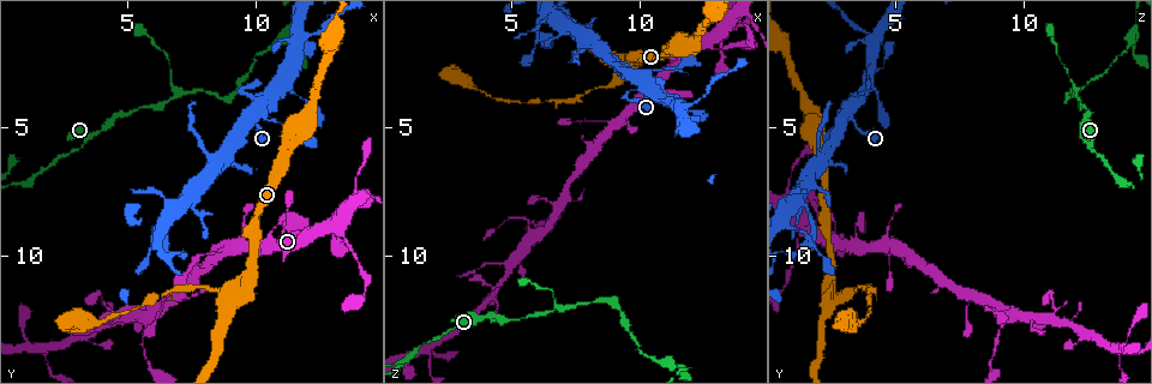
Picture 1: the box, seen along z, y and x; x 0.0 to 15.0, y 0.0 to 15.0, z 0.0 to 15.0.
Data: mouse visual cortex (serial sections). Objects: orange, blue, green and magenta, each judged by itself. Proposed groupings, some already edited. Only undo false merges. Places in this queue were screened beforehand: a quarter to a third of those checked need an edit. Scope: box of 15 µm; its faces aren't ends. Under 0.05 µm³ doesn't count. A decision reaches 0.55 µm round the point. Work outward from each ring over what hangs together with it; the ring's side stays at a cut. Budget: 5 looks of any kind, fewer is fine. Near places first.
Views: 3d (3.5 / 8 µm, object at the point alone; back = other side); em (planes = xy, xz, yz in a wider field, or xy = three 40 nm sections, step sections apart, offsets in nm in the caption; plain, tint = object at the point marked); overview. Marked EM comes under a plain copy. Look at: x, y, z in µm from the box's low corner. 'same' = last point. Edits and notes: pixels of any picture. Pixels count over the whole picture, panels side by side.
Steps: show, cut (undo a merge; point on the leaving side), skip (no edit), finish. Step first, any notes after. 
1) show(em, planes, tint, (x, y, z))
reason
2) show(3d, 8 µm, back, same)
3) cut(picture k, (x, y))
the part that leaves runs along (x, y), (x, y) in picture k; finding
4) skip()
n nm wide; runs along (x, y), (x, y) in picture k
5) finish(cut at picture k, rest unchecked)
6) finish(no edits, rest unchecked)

show(3d, 8 µm, (5.9, 12.4, 9.3))

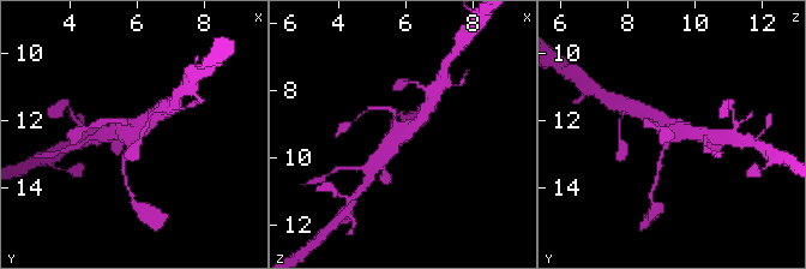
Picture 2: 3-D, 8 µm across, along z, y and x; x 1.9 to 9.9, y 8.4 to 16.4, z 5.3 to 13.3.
show(em, planes, tint, (5.8, 12.4, 9.2))
4 arms; arms of 150, 150, 350, 450 nm; need the tissue

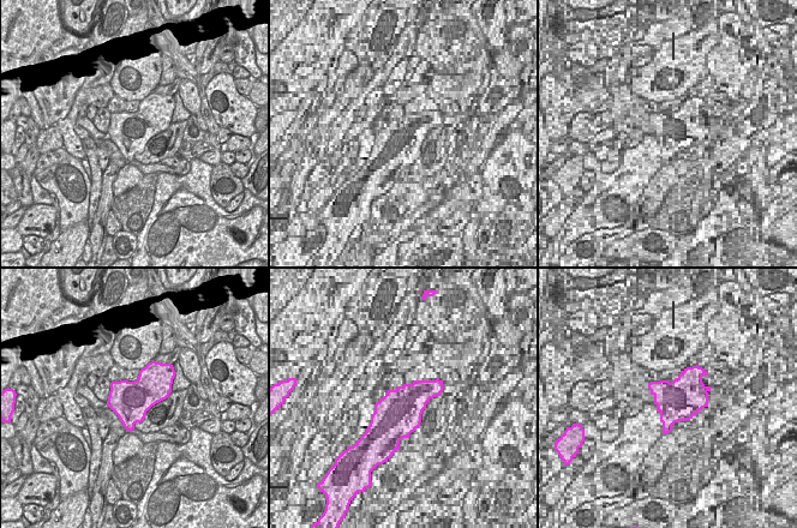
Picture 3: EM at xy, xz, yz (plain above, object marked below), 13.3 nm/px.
skip()
runs along (425, 115), (398, 133), (378, 159) in picture 2; one cell here

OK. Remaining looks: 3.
show(3d, 8 µm, (4.1, 11.7, 11.0))
abrupt turn

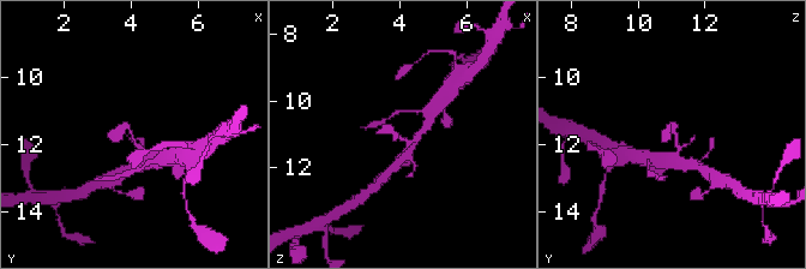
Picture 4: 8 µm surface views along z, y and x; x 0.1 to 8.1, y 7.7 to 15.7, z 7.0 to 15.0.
show(3d, 3.5 µm, (4.1, 11.9, 11.1))
zoom in

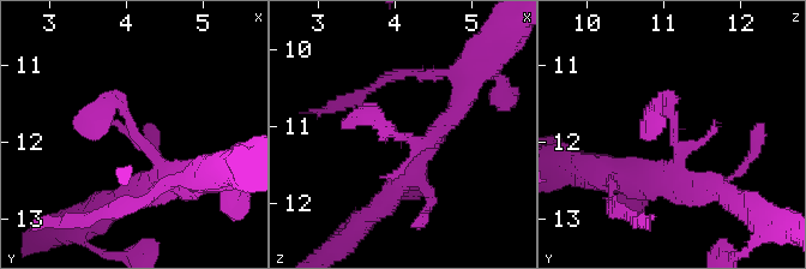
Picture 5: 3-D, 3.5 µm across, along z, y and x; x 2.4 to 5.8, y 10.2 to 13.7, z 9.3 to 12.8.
show(em, xy, step 5, tint, (4.10, 11.80, 11.15))

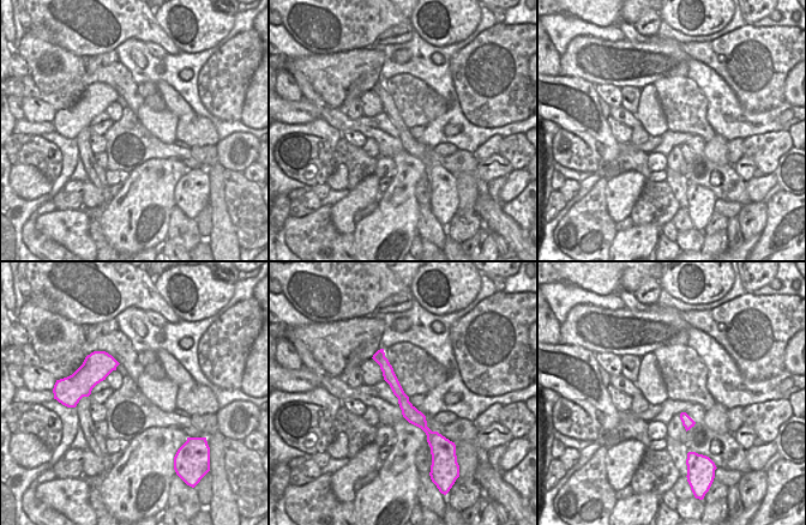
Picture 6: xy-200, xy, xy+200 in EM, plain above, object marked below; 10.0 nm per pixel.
skip()
continuous, no second cell

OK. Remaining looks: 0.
finish(no edits, rest unchecked)

